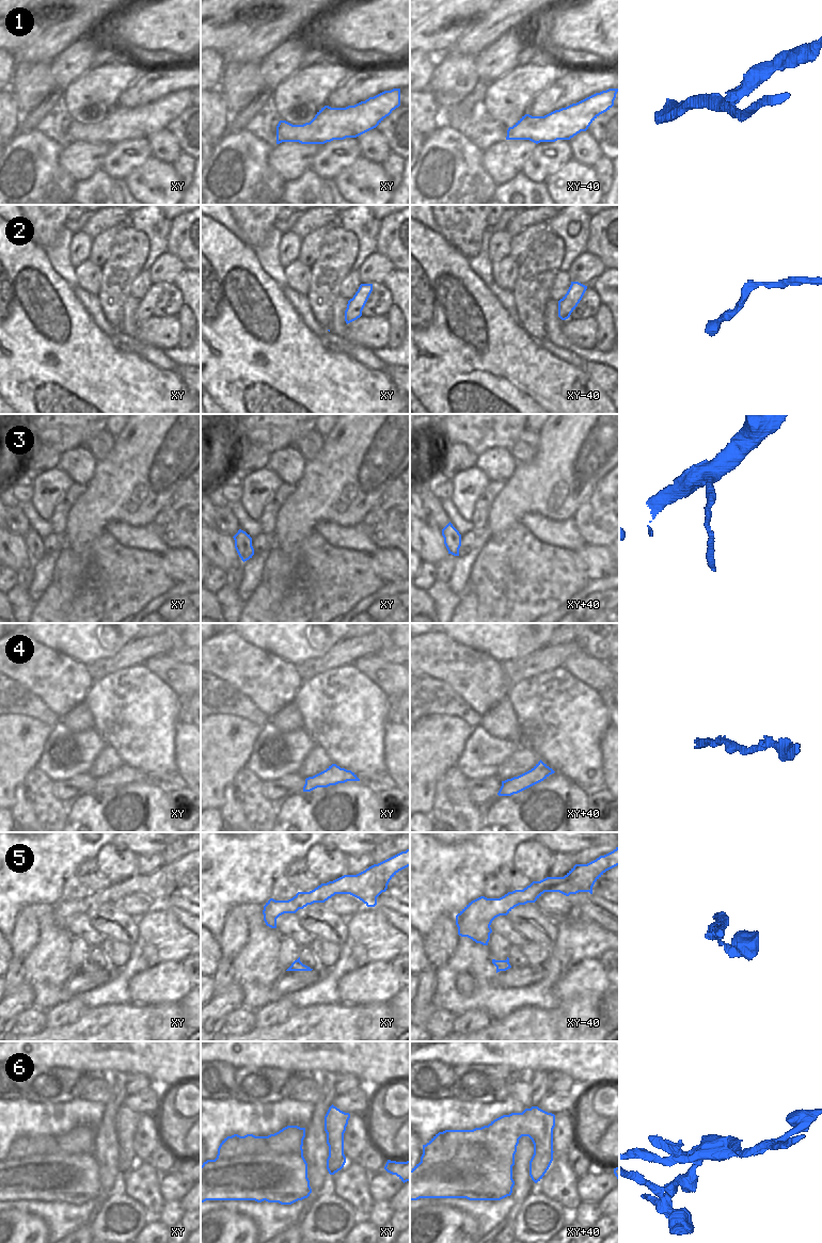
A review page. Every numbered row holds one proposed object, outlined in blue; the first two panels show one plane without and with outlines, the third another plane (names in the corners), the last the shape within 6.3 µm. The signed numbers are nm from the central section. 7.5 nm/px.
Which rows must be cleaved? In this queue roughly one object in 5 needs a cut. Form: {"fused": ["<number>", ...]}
{"fused": ["3", "6"]}

